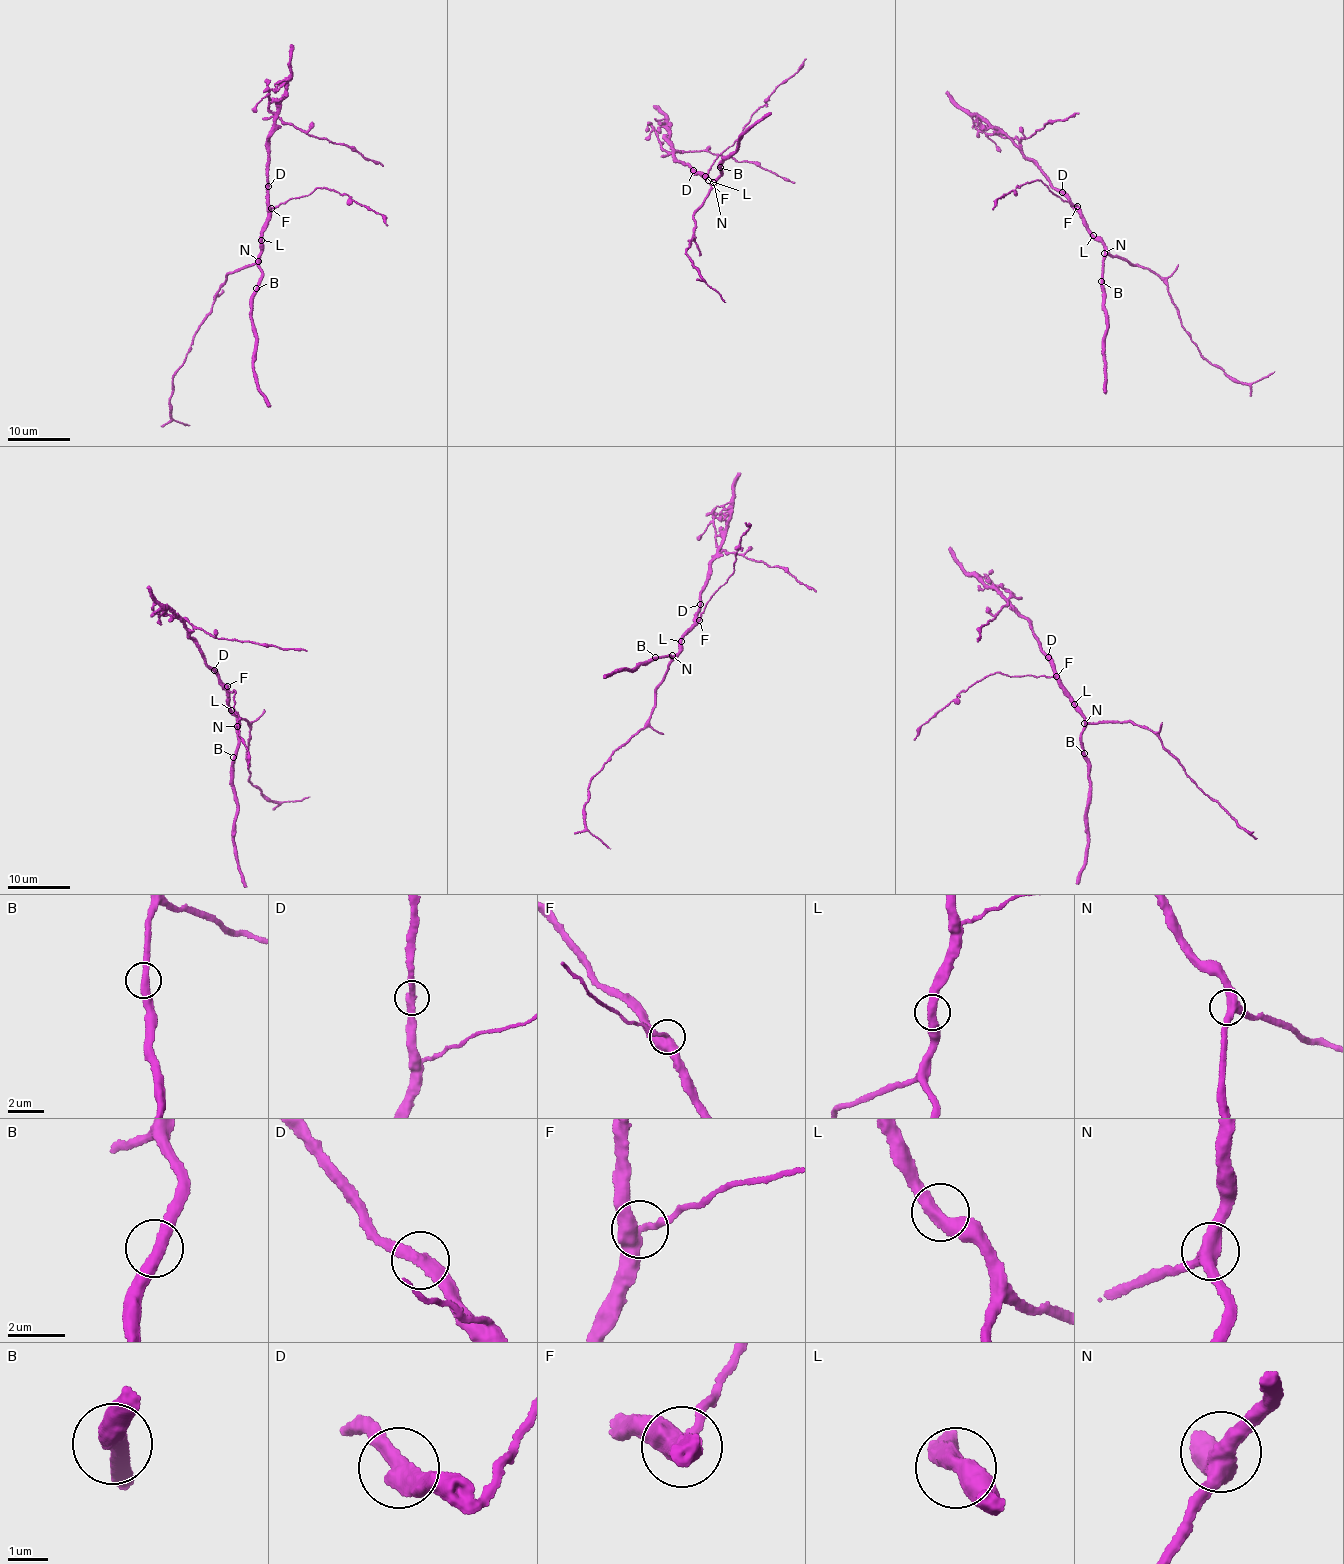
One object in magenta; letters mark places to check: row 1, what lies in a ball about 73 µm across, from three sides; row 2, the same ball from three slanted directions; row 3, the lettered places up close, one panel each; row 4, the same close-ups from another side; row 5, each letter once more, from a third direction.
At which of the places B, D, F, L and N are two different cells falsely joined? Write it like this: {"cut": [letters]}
{"cut": ["D", "F"]}

